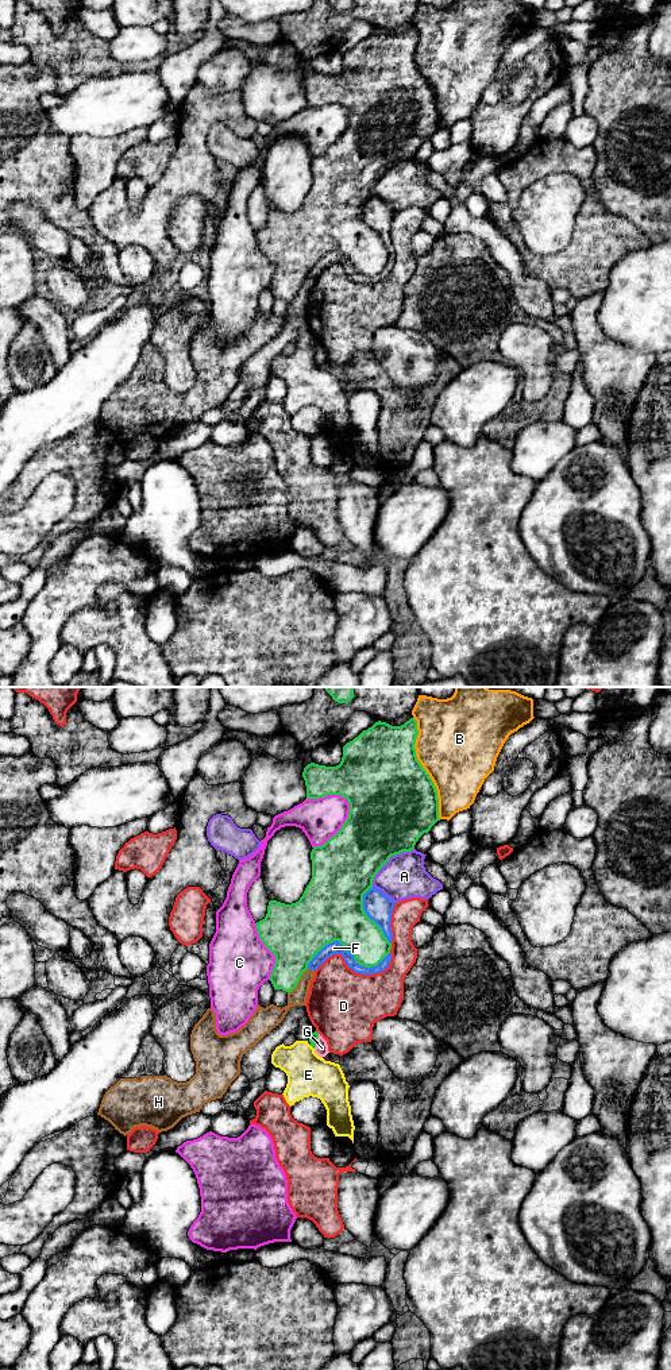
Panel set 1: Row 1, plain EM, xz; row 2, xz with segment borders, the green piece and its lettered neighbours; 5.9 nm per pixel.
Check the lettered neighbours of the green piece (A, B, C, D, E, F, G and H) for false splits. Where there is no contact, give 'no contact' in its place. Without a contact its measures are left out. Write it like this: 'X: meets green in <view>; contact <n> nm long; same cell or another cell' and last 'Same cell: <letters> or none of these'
A: meets green in xz; contact 340 nm long; another cell
B: meets green in xz; contact 650 nm long; another cell
C: meets green in xz; contact 360 nm long; another cell
D: meets green in xz; contact 60 nm long; another cell
E: meets green in xz; contact 40 nm long; another cell
F: meets green in xz; contact 500 nm long; another cell
G: meets green in xz; contact 90 nm long; another cell
H: meets green in xz; contact 200 nm long; another cell
Same cell: none of these

